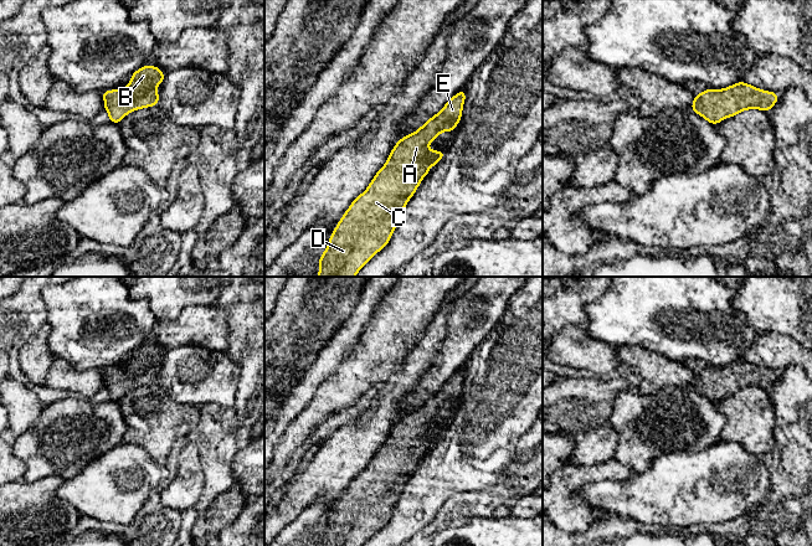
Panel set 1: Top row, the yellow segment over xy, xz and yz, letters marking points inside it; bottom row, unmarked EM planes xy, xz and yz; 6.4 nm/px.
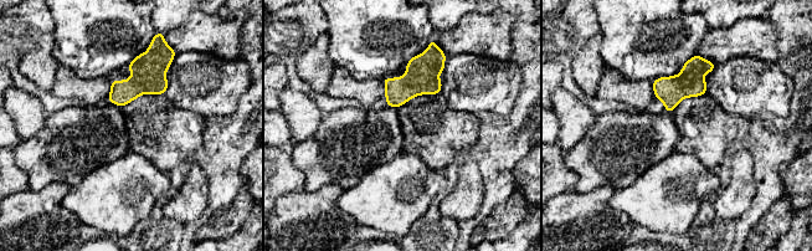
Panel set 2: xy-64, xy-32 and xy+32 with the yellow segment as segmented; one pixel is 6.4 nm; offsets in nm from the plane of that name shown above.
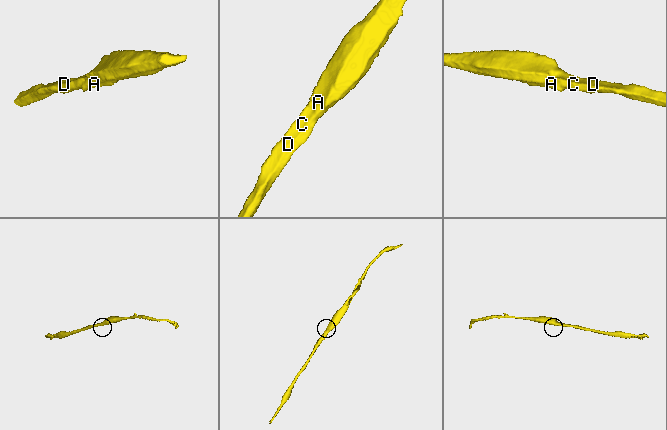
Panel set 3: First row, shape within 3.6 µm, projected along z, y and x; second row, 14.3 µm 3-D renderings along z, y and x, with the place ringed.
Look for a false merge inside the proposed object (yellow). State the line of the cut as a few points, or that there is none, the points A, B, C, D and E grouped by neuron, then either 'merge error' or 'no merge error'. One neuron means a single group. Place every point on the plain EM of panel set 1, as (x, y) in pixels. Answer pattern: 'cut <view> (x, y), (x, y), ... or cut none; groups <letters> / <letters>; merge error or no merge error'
cut none; groups A B C D E; no merge error

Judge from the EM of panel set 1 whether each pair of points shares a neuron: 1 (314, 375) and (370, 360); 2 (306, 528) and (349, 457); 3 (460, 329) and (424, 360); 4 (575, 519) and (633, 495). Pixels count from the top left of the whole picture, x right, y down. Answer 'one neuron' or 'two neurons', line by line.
1: two neurons
2: two neurons
3: two neurons
4: two neurons

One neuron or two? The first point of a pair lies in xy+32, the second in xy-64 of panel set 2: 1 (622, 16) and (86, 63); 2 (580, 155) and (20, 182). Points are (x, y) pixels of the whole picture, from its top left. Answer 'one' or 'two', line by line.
1: one
2: two

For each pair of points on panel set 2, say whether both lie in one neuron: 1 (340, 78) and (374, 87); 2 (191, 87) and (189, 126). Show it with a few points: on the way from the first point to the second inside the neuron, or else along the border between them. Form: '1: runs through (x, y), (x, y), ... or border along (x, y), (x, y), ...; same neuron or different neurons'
1: runs through (349, 87), (365, 87); same neuron
2: border along (165, 95), (176, 106), (206, 117); different neurons

